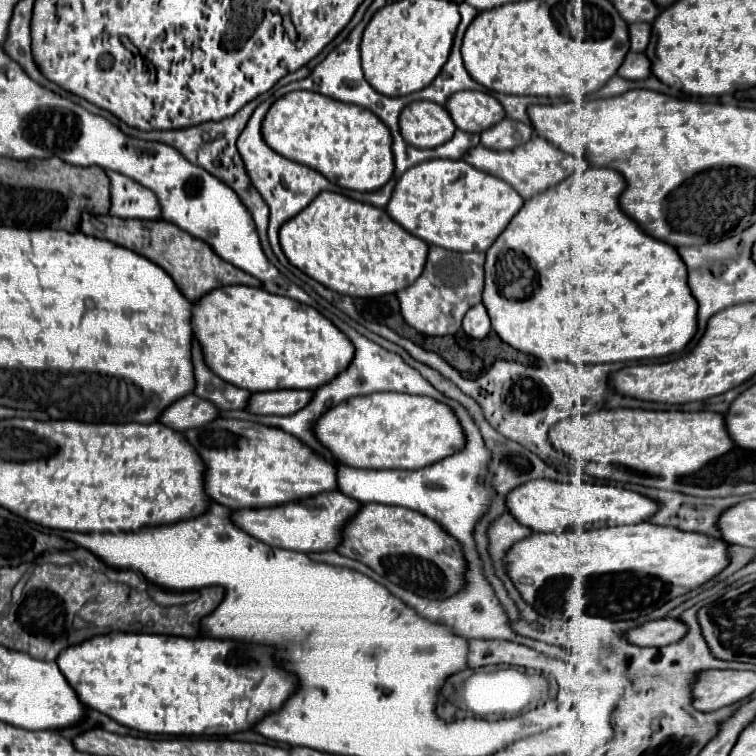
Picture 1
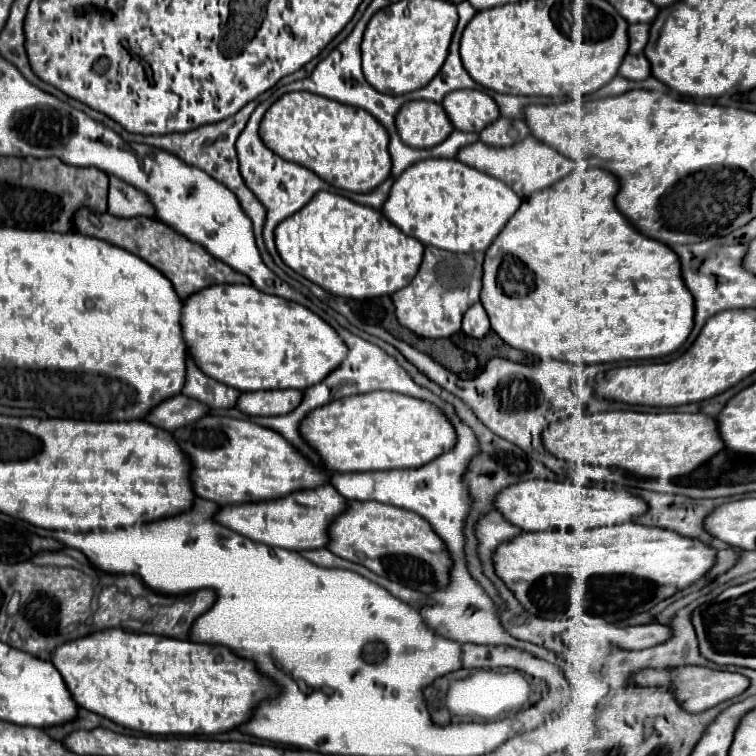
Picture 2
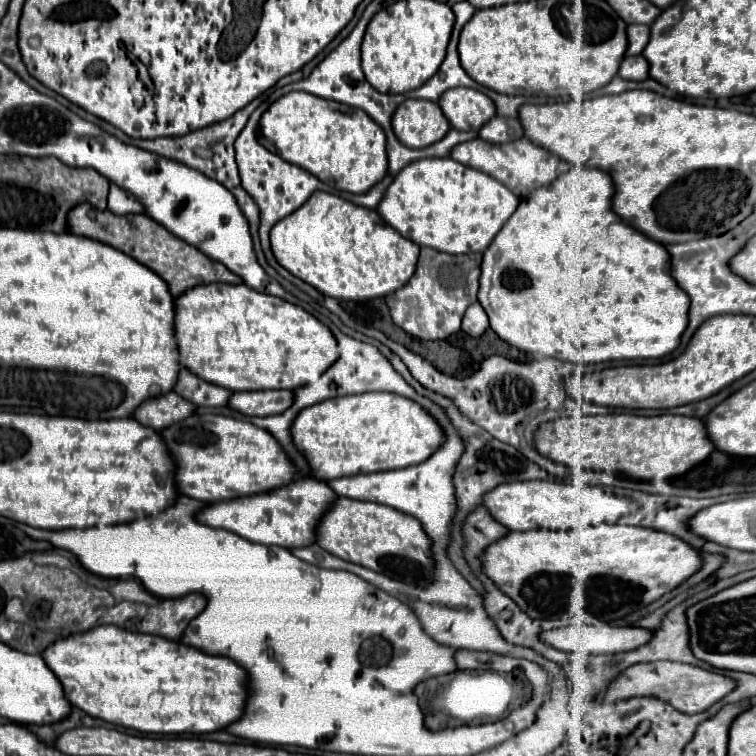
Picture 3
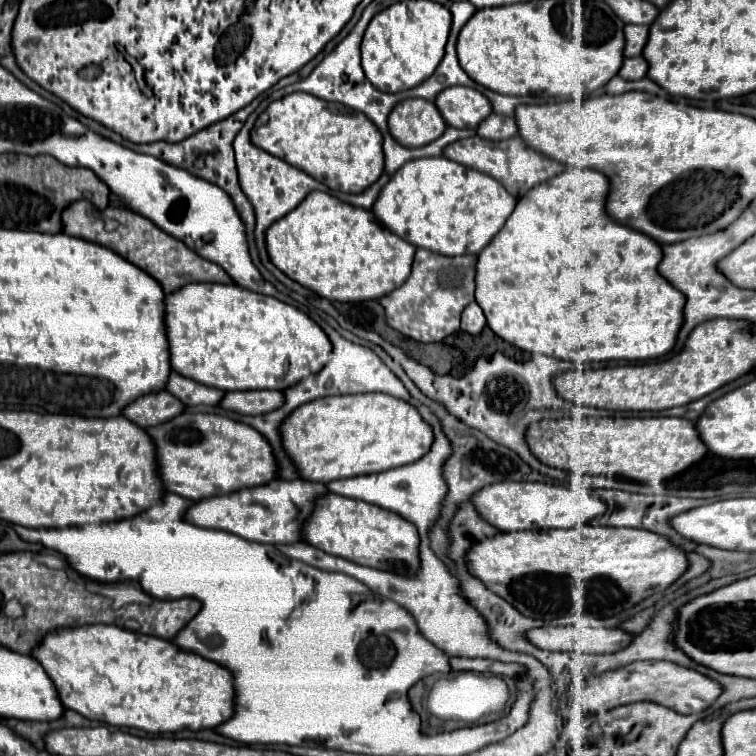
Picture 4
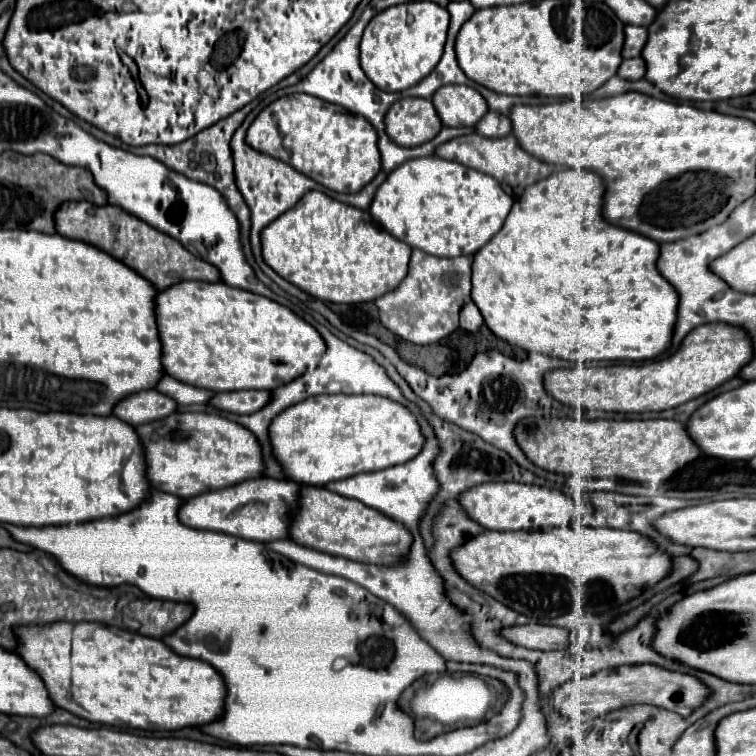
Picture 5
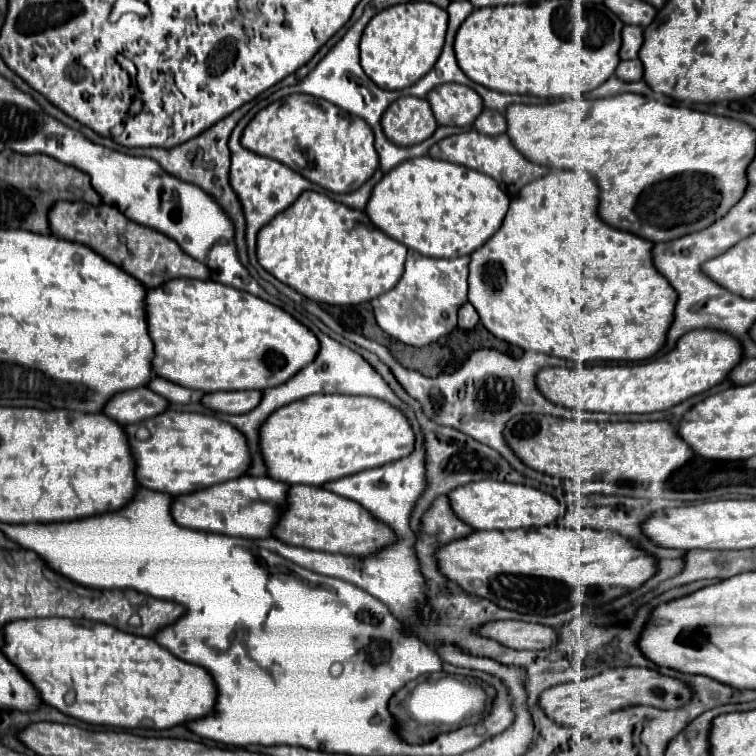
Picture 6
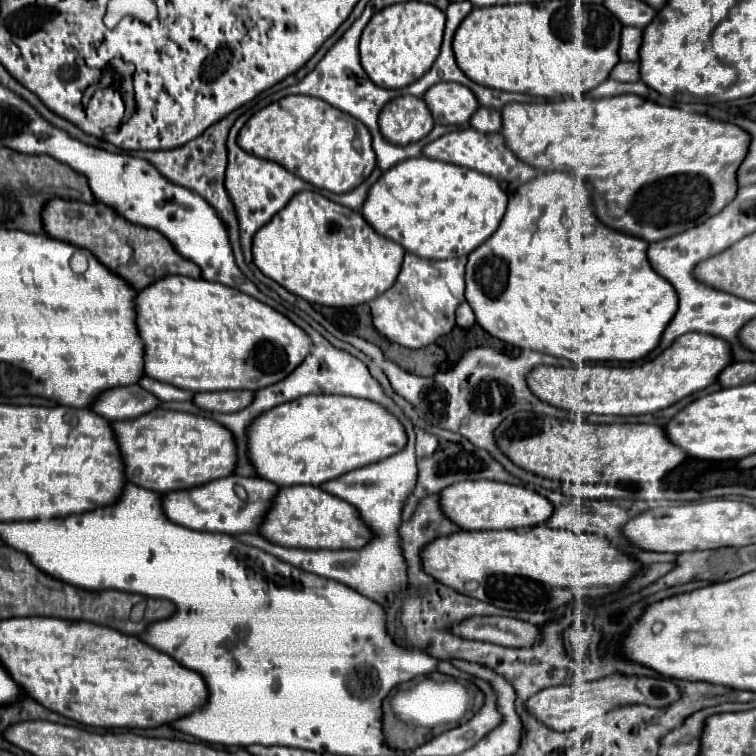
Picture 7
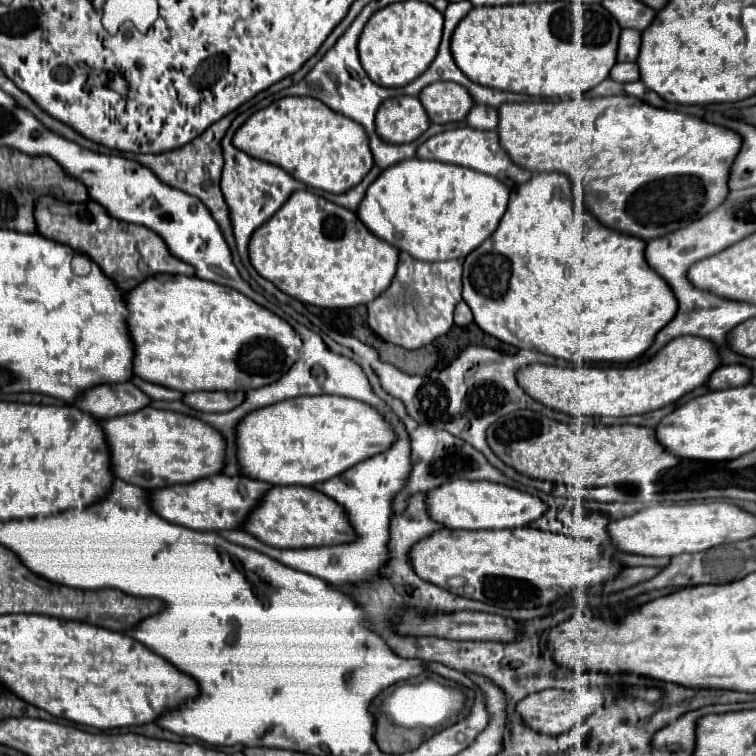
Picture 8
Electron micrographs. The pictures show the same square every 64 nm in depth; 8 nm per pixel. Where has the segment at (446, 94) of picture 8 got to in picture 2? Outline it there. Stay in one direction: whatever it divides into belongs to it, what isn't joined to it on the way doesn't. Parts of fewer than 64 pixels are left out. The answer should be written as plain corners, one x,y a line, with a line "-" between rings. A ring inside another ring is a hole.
480,90
448,92
442,106
454,128
462,132
480,132
500,116
496,102

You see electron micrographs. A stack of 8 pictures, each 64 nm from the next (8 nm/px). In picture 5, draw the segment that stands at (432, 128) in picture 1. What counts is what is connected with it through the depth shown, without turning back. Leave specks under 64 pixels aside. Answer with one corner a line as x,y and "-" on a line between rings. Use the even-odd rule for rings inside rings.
402,98
390,106
384,118
386,134
398,146
420,146
432,140
442,122
430,100
424,98

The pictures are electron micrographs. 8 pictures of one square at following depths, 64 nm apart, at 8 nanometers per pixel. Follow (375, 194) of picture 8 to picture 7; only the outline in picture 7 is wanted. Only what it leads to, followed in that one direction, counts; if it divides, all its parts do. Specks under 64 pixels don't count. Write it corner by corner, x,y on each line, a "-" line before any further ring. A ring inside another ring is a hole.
424,156
404,160
372,184
360,214
384,238
426,260
468,256
488,240
504,212
508,196
496,180
482,172

